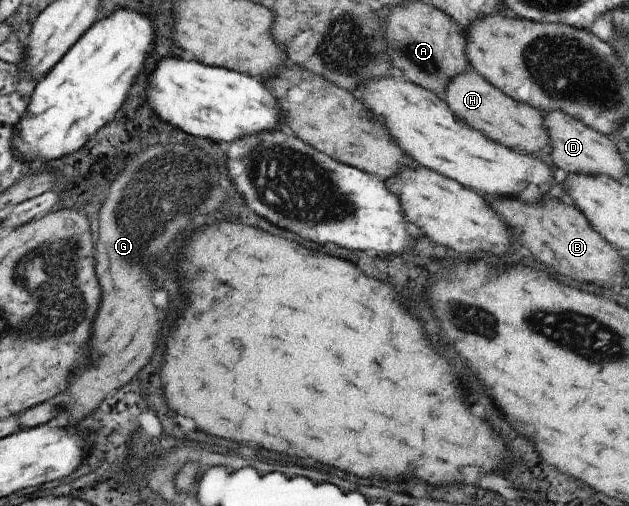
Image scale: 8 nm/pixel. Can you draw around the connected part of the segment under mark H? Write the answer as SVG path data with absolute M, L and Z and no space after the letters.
M475 70L458 73L448 81L442 94L443 100L453 115L471 129L481 131L487 139L501 143L517 151L540 151L549 144L549 134L543 119L543 113L528 103L521 103L505 95L498 87L489 83Z

